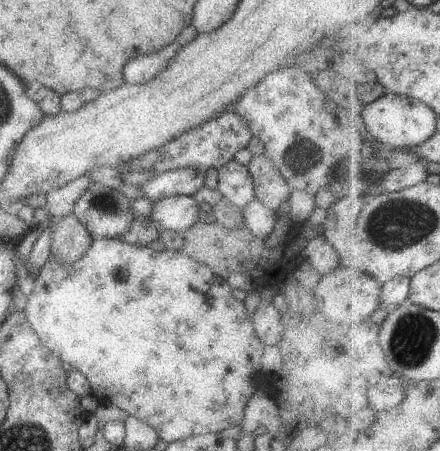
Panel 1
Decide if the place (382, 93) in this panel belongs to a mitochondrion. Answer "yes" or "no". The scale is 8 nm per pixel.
no

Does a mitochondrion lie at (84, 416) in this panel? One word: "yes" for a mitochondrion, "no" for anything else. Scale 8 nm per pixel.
no

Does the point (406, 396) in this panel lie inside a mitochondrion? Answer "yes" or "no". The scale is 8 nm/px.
no

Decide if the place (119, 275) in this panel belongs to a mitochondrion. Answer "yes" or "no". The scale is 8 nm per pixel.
no

